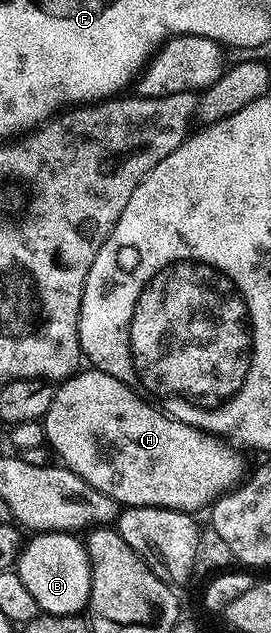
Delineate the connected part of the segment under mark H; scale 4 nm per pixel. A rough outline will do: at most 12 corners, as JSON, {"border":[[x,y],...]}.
{"border":[[101,370],[54,389],[48,449],[122,507],[198,512],[232,441]]}

